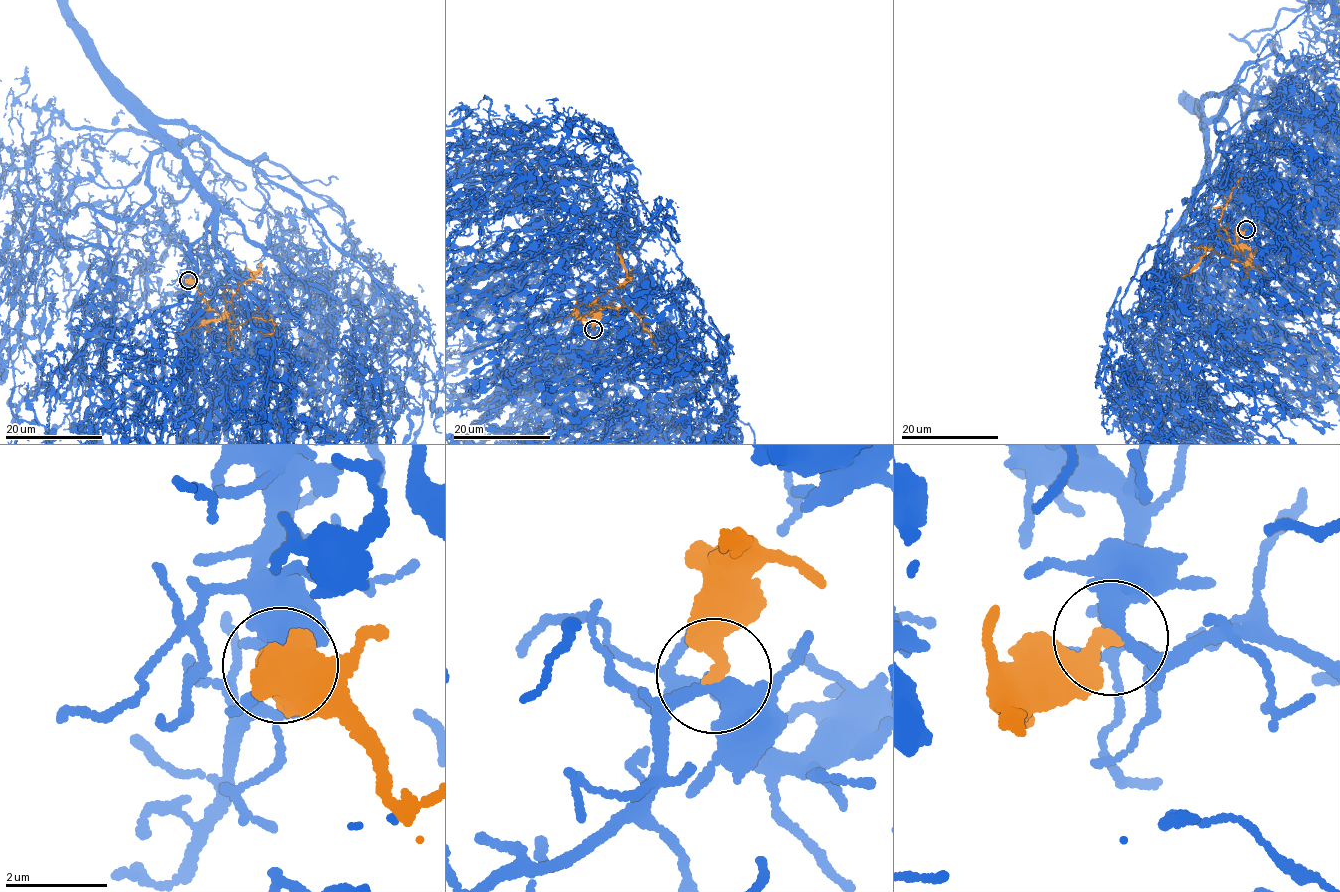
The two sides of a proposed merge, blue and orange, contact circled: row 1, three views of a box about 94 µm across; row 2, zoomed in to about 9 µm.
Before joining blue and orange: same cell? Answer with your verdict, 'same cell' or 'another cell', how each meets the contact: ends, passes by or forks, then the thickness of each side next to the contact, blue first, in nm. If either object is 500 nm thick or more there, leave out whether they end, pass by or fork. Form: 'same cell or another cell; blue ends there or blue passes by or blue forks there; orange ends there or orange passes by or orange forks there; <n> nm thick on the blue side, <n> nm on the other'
another cell; blue passes by; orange ends there; 240 nm thick on the blue side, 280 nm on the other

